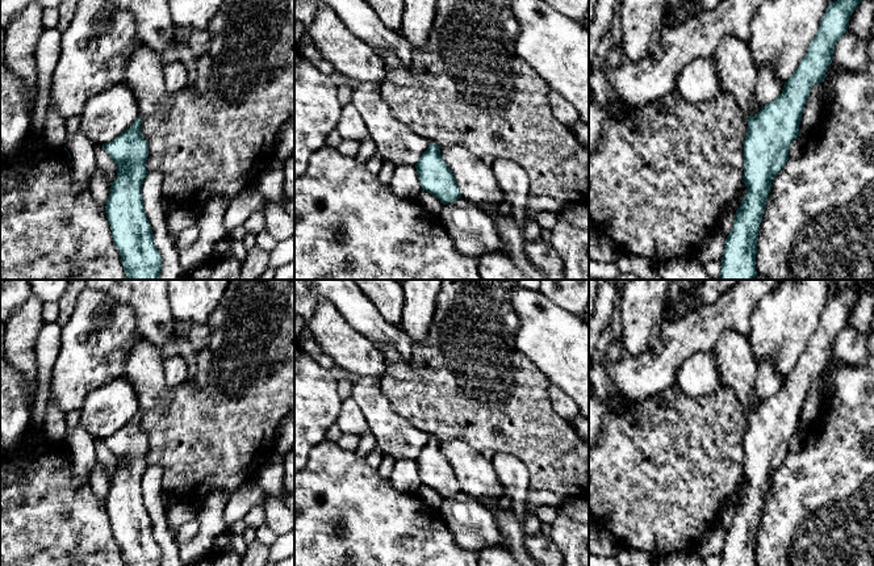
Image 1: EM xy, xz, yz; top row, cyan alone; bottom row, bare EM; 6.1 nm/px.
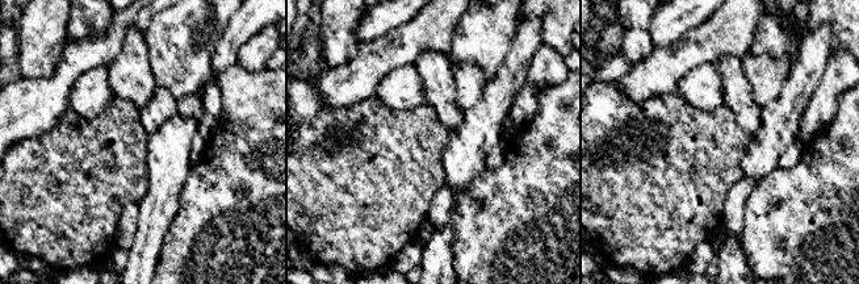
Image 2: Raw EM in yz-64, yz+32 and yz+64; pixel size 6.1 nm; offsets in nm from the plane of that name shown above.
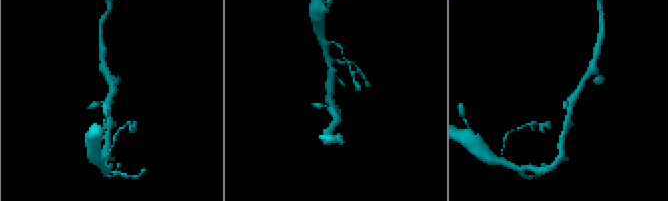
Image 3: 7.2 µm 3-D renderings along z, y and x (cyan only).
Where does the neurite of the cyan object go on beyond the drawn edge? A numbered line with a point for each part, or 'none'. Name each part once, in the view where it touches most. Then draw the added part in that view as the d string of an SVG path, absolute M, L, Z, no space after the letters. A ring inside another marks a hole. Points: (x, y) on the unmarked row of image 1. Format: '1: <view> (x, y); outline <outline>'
none

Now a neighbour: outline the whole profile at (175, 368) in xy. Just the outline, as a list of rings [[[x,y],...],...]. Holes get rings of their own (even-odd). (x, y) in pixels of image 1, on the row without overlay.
[[[183,355],[162,357],[162,368],[166,376],[166,385],[173,389],[188,378],[188,364]]]

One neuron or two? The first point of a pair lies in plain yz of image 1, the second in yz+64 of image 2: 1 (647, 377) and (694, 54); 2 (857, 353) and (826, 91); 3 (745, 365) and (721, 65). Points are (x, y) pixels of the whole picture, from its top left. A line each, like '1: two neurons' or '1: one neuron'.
1: one neuron
2: one neuron
3: one neuron

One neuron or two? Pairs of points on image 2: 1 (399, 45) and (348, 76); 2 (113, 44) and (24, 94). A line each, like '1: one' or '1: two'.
1: one
2: one

